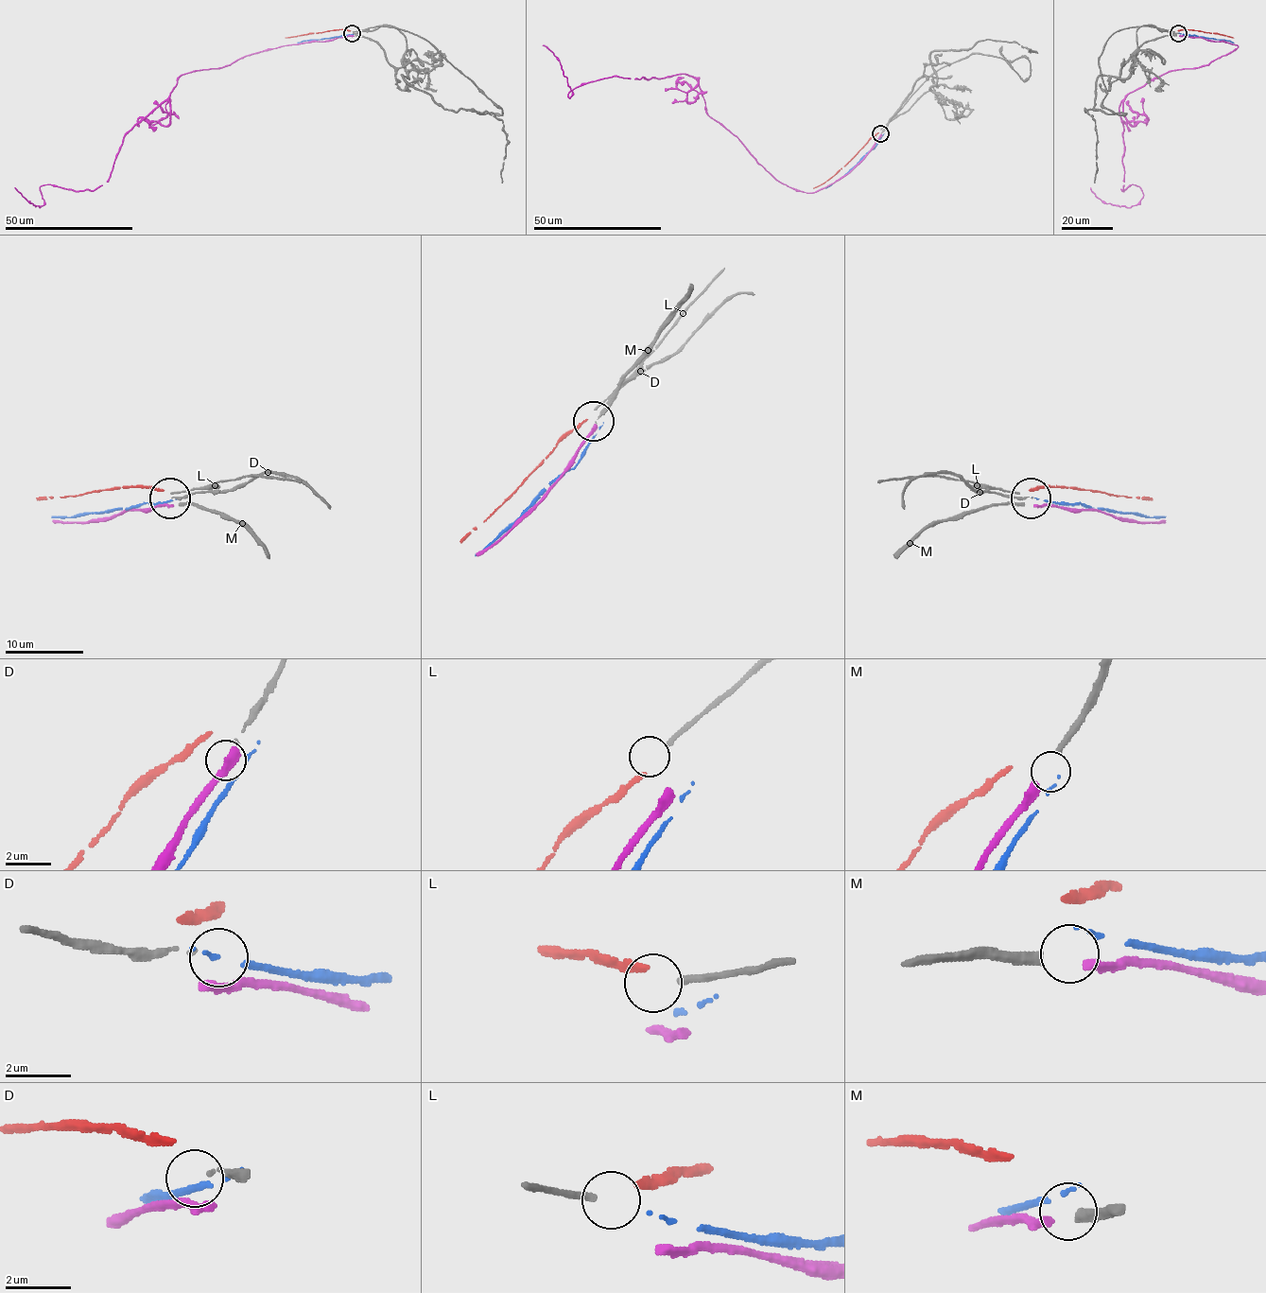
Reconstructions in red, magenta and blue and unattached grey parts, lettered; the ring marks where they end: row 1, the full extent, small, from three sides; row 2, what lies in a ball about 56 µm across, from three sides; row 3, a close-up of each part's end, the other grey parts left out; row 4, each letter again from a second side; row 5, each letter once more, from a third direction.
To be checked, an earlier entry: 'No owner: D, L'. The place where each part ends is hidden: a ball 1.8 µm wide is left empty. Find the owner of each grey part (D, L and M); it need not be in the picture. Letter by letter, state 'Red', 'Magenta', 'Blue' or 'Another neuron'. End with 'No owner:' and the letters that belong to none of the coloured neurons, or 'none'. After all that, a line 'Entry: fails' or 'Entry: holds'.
D: Another neuron
L: Another neuron
M: Magenta
No owner: D, L
Entry: holds

